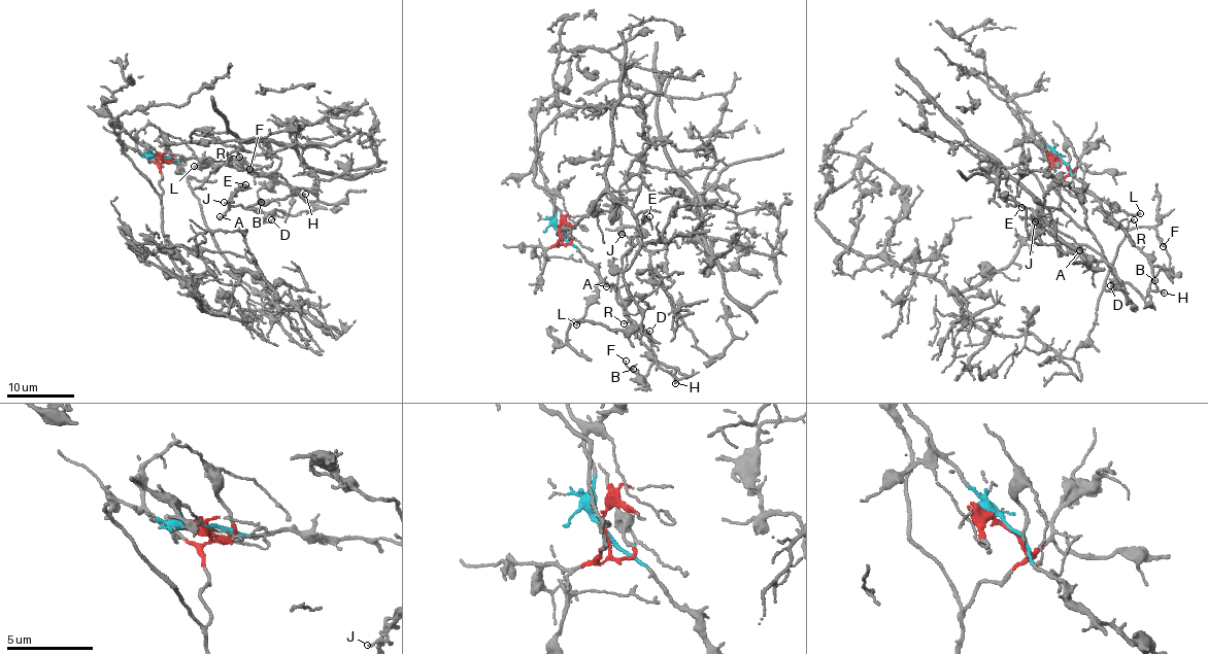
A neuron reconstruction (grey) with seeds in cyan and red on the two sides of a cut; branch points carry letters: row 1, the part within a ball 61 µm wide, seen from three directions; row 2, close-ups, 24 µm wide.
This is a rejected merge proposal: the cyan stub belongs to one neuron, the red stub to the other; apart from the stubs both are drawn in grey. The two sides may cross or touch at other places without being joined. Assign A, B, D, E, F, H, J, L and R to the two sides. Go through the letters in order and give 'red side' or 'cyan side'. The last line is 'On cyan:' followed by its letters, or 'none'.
A: cyan side
B: cyan side
D: cyan side
E: cyan side
F: cyan side
H: cyan side
J: cyan side
L: cyan side
R: cyan side
On cyan: A, B, D, E, F, H, J, L, R

